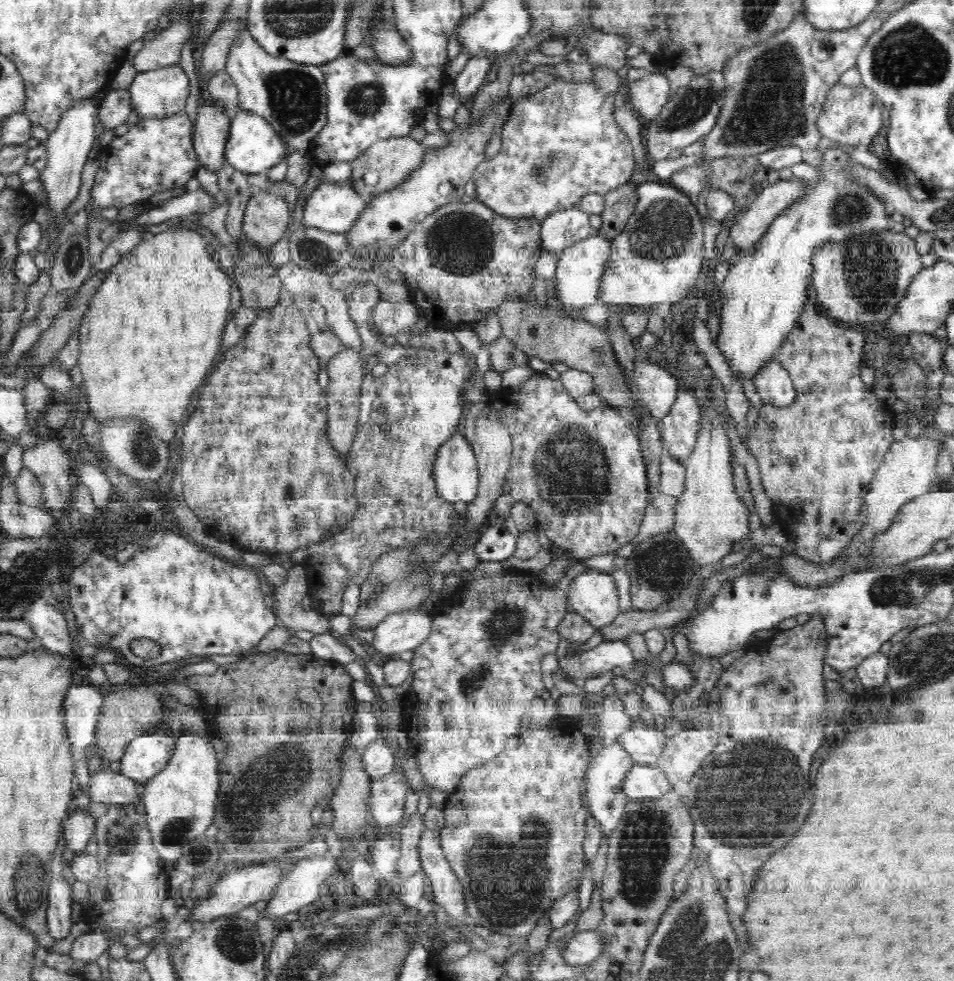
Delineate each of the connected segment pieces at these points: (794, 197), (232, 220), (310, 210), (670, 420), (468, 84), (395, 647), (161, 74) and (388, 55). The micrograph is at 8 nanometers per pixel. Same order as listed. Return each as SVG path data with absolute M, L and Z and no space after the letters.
M802 179L779 180L762 189L756 200L739 216L730 227L729 238L736 252L748 253L759 241L776 216L787 206L791 207L809 187Z
M224 164L218 175L218 185L229 198L229 208L225 218L225 228L233 238L238 238L243 231L245 208L255 194L248 183L248 173Z
M322 181L305 199L301 225L334 234L350 231L366 205L349 182Z
M680 388L673 408L660 421L663 448L667 447L672 459L684 463L692 454L699 437L700 415L699 398Z
M472 57L460 74L453 80L454 88L461 96L461 104L470 105L471 98L487 82L488 72L497 59L493 57Z
M412 608L384 617L375 628L374 650L384 656L392 656L418 648L431 631L433 618L428 614L429 610Z
M168 65L154 70L138 73L128 88L129 98L132 99L132 110L140 118L166 119L184 111L190 86L188 76L179 65Z
M384 26L378 28L378 40L375 44L375 53L379 60L386 65L401 65L413 54L408 43L400 36L397 28Z

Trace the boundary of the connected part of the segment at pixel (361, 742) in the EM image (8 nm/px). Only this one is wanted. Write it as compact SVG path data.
M358 702L355 704L355 714L352 716L353 728L350 730L348 741L360 757L368 748L370 742L380 737L378 721L372 711L373 702Z

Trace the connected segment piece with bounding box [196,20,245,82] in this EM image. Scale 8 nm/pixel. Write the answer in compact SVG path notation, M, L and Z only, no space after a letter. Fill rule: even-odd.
M227 21L221 24L212 36L203 44L200 59L196 68L200 71L200 80L208 82L213 74L225 68L225 64L231 50L231 44L238 39L238 34L245 28L244 21Z

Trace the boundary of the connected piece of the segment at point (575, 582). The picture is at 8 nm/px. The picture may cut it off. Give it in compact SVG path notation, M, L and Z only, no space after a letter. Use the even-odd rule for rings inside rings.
M587 569L567 583L570 611L583 616L597 630L620 614L618 589L609 572Z

